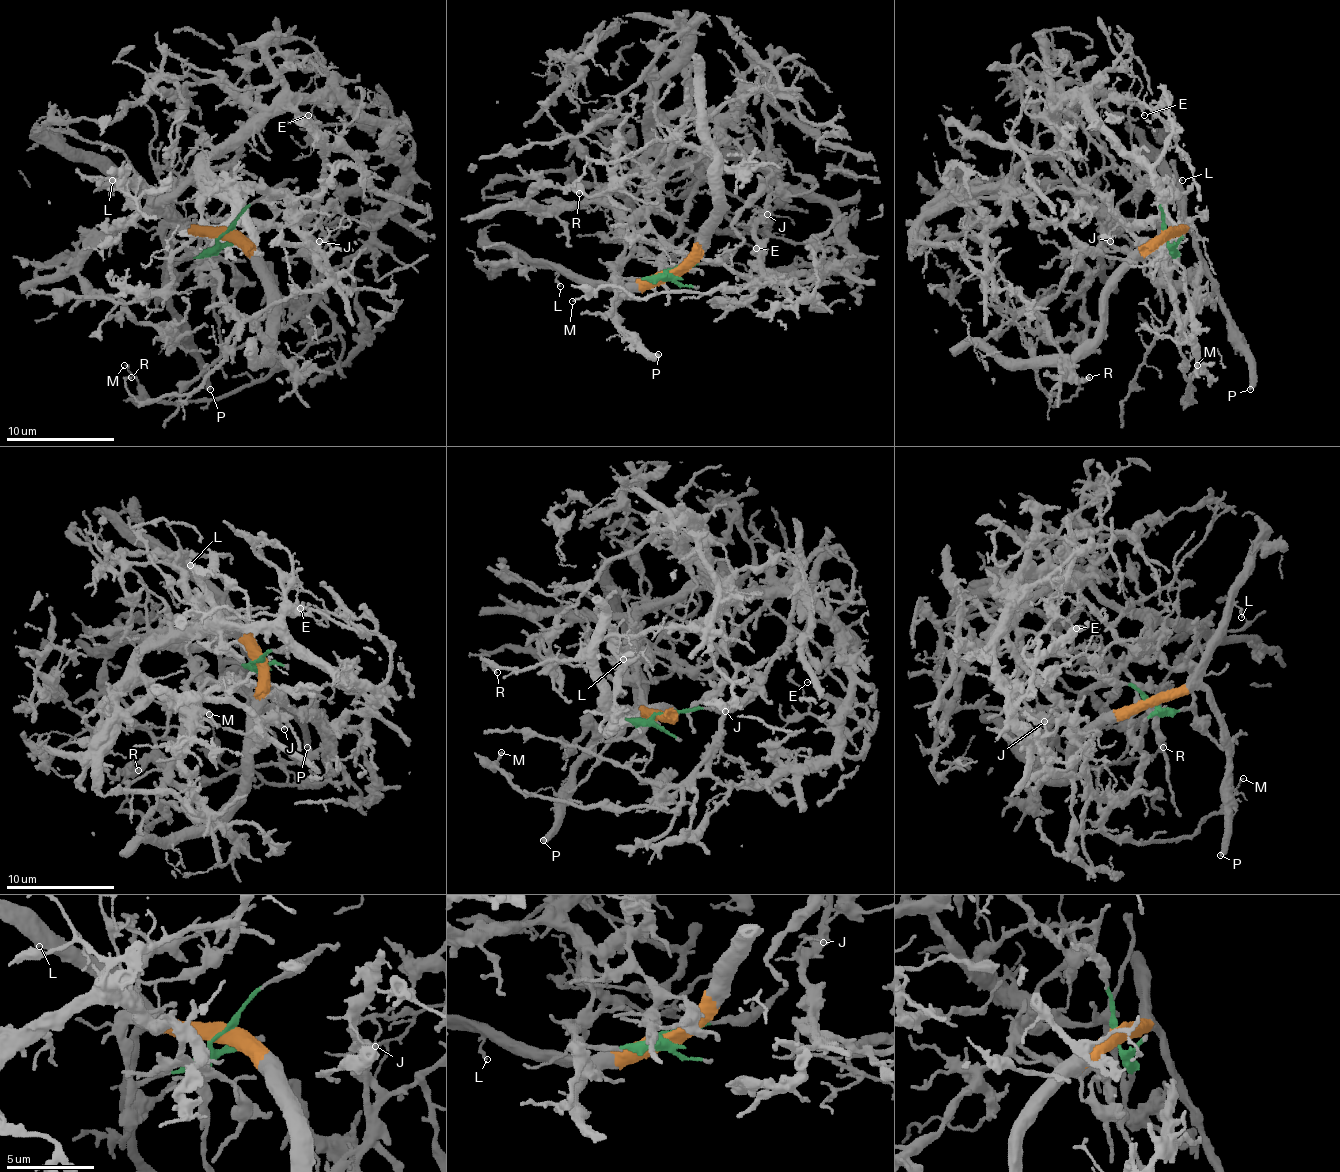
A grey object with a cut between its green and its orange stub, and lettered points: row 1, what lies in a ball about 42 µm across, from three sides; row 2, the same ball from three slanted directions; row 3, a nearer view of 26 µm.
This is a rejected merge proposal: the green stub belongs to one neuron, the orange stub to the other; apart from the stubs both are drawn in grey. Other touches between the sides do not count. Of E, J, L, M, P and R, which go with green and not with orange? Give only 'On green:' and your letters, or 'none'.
On green: E, J, M, R

